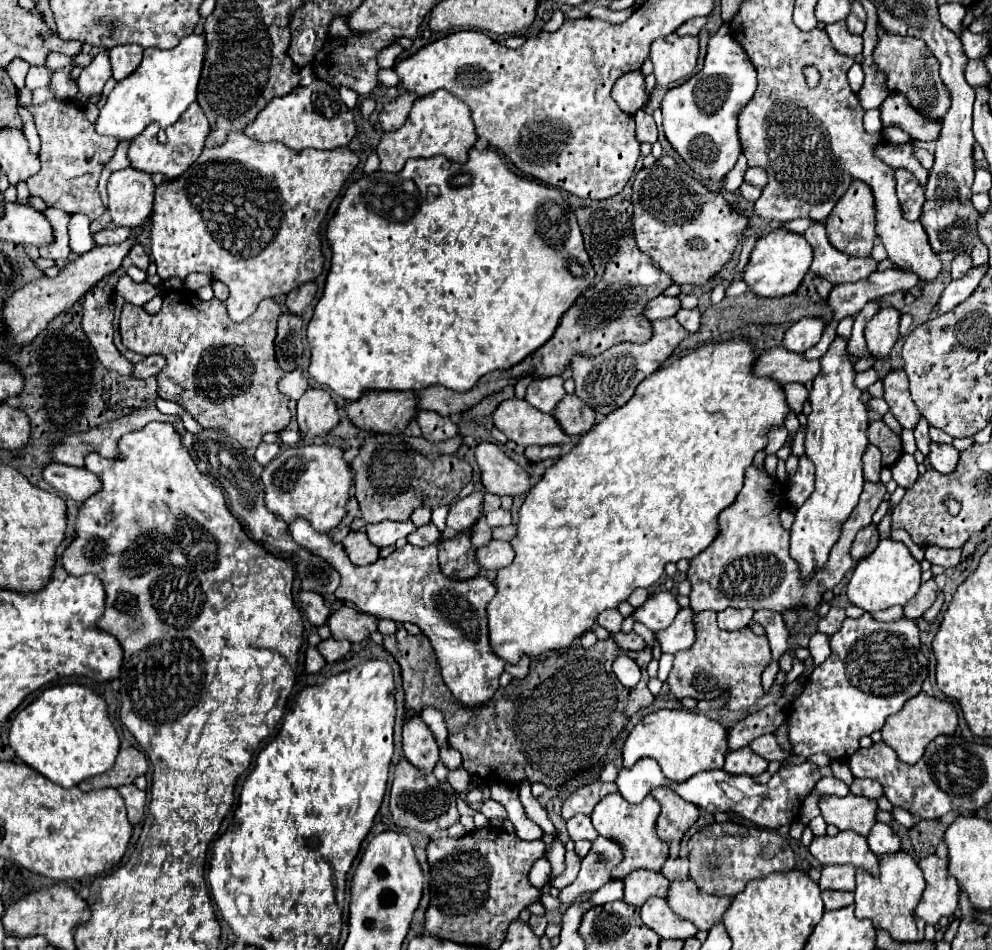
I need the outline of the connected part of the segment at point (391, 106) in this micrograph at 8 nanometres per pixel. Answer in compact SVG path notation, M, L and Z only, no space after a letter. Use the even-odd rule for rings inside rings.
M404 92L404 94L398 96L396 100L388 102L388 104L382 108L380 116L378 116L382 130L396 130L396 128L400 128L400 126L404 124L404 120L406 120L406 116L408 116L408 112L410 112L414 100L416 100L414 94Z

